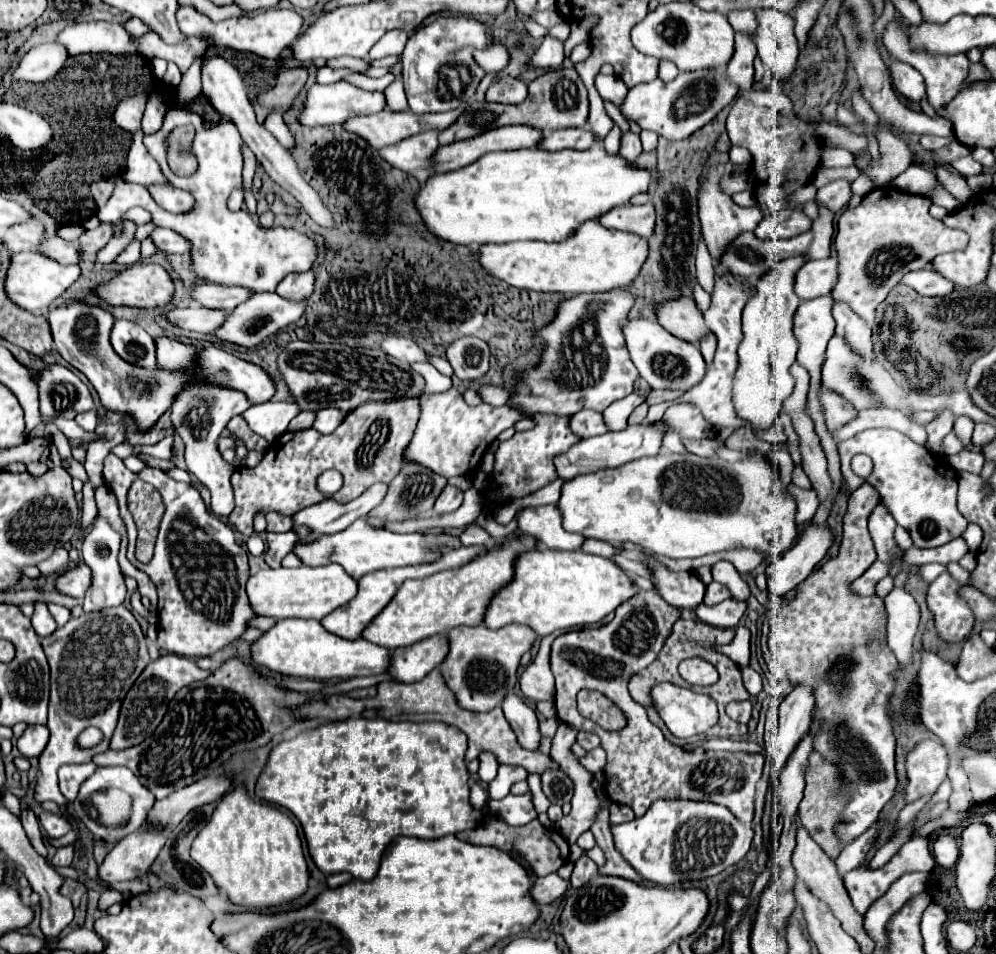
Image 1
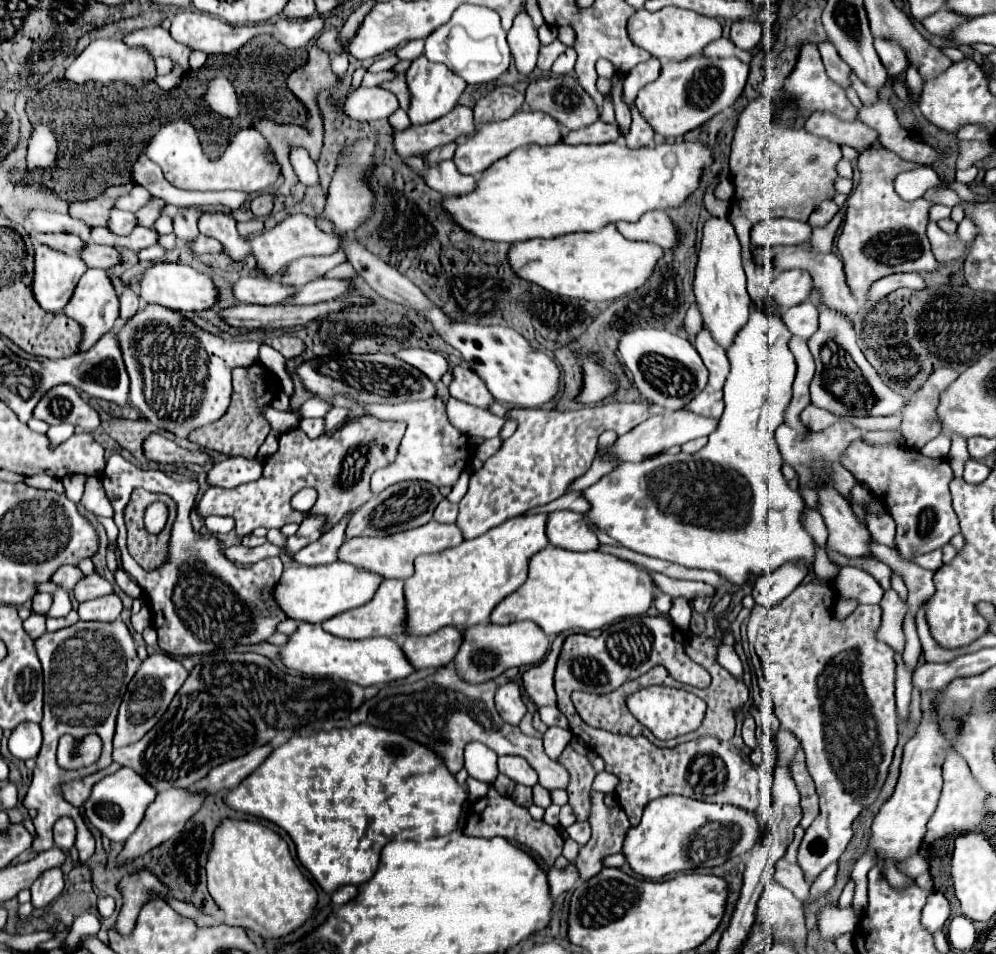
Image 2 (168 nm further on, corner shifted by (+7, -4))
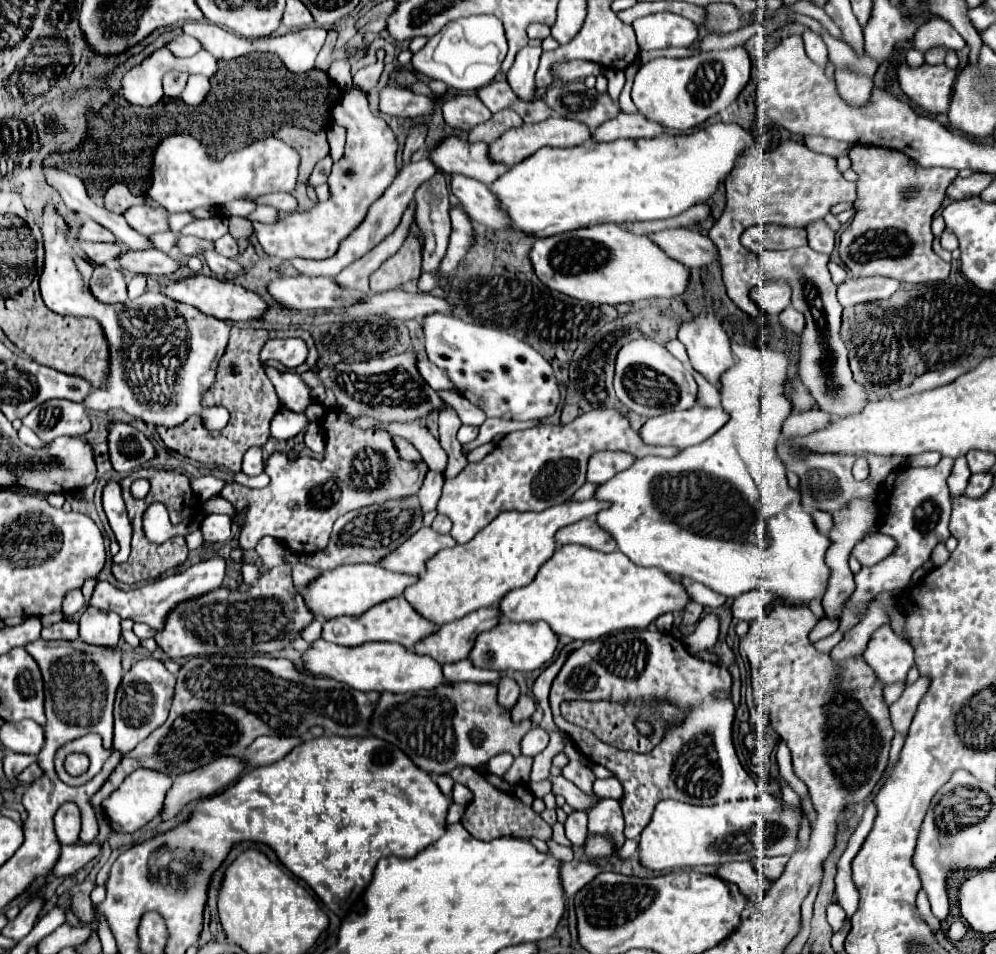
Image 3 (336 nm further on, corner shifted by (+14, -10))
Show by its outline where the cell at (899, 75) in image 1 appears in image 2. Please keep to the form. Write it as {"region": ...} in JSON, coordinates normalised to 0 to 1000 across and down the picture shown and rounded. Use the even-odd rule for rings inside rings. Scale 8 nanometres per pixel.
{"region":[[[879,43],[879,53],[883,58],[883,62],[887,64],[887,70],[891,72],[891,77],[895,81],[905,81],[911,72],[913,72],[913,64],[907,58],[905,51],[901,51],[899,43]]]}

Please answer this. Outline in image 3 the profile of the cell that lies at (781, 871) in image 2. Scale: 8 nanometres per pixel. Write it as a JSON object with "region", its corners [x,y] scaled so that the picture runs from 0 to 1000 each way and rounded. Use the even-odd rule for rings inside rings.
{"region":[[[785,896],[785,898],[761,898],[755,905],[757,905],[759,913],[765,913],[773,923],[779,923],[785,917],[791,900],[793,900],[791,896]]]}

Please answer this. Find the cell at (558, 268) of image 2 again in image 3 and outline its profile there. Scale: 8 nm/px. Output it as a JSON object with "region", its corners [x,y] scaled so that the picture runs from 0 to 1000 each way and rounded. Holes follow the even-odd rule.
{"region":[[[616,234],[538,251],[532,271],[548,301],[590,318],[616,320],[643,313],[673,313],[685,309],[693,299],[693,282],[673,271],[651,248],[641,248]]]}

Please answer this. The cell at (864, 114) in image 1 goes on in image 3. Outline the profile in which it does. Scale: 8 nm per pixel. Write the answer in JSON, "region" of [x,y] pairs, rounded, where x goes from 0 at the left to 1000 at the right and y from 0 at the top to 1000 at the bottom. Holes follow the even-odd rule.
{"region":[[[809,30],[805,35],[805,41],[807,41],[807,47],[809,47],[809,56],[815,64],[819,64],[821,68],[829,68],[831,64],[831,53],[829,53],[829,45],[825,43],[823,35],[817,35],[813,30]]]}

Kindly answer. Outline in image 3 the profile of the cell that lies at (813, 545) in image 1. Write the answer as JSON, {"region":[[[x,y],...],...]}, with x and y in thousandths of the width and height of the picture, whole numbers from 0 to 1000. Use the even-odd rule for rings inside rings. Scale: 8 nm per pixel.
{"region":[[[753,619],[753,622],[747,622],[743,626],[737,628],[733,640],[735,640],[735,647],[741,649],[741,651],[757,651],[761,645],[763,645],[763,638],[767,638],[769,632],[773,632],[777,626],[767,622],[767,619]]]}

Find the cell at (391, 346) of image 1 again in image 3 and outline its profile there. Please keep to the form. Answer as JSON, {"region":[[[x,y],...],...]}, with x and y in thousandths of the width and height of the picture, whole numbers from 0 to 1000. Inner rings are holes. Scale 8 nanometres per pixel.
{"region":[[[422,376],[420,378],[420,389],[422,393],[428,397],[428,401],[436,408],[436,410],[456,410],[456,412],[462,412],[456,401],[452,401],[448,389],[444,389],[442,385],[438,385],[436,381],[432,381],[430,376]]]}

